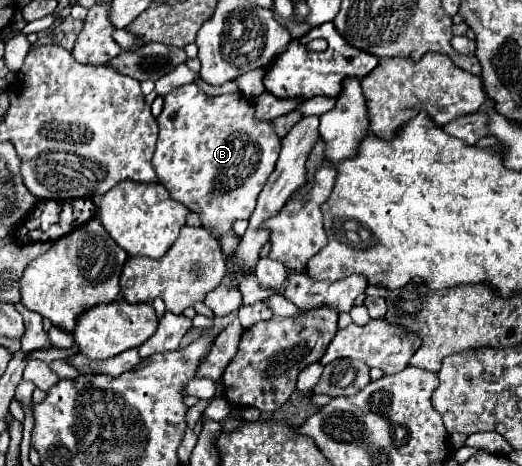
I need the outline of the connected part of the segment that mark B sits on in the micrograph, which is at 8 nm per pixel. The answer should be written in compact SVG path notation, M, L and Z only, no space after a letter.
M185 84L165 96L163 112L157 116L159 140L153 156L157 178L175 200L179 200L191 212L197 212L201 226L213 234L227 234L233 230L235 220L251 216L257 196L279 158L279 136L273 132L269 122L255 120L253 114L253 102L243 98L241 92L207 96L195 84Z

